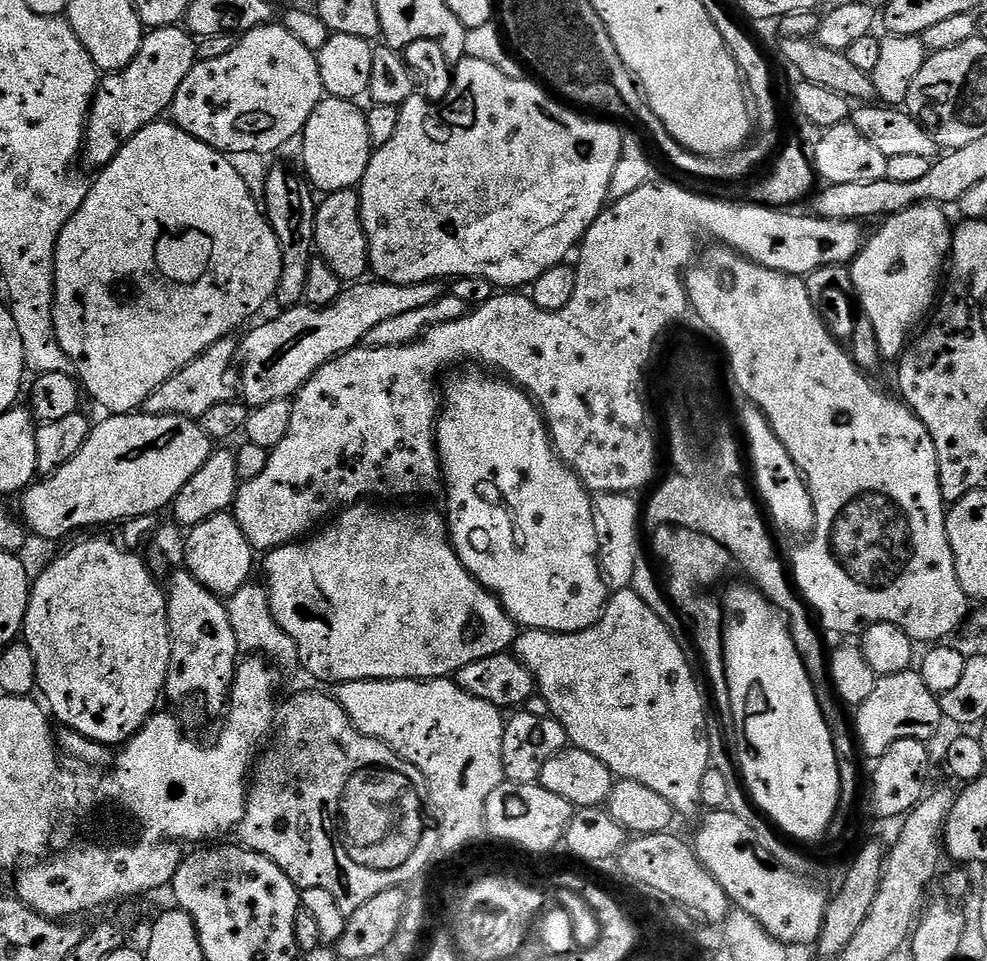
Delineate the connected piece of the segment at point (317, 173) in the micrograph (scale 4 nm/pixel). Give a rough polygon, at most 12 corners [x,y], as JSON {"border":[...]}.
{"border":[[325,98],[302,133],[317,193],[356,188],[374,149],[366,112]]}

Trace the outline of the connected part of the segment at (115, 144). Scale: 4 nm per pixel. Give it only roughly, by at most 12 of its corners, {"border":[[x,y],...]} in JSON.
{"border":[[184,26],[153,28],[97,83],[82,160],[105,168],[171,109],[198,63]]}

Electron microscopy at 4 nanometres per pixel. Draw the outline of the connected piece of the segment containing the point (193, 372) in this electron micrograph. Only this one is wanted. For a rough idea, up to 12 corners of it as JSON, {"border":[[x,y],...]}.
{"border":[[235,339],[214,342],[166,378],[143,411],[199,418],[233,399]]}

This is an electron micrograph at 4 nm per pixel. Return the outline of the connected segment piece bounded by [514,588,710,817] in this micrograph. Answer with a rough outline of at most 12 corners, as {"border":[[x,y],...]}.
{"border":[[632,588],[515,655],[571,747],[701,811],[706,696]]}

